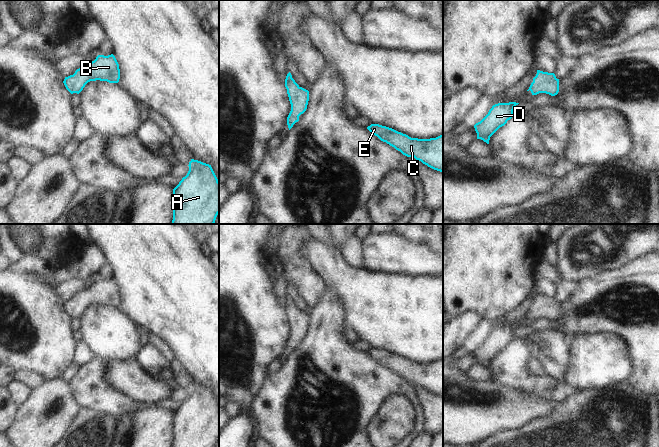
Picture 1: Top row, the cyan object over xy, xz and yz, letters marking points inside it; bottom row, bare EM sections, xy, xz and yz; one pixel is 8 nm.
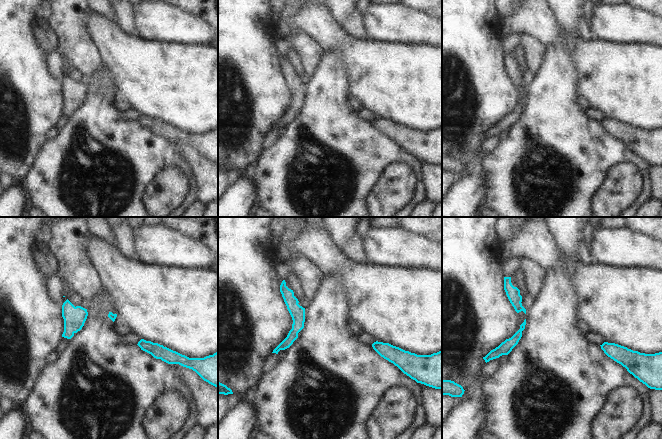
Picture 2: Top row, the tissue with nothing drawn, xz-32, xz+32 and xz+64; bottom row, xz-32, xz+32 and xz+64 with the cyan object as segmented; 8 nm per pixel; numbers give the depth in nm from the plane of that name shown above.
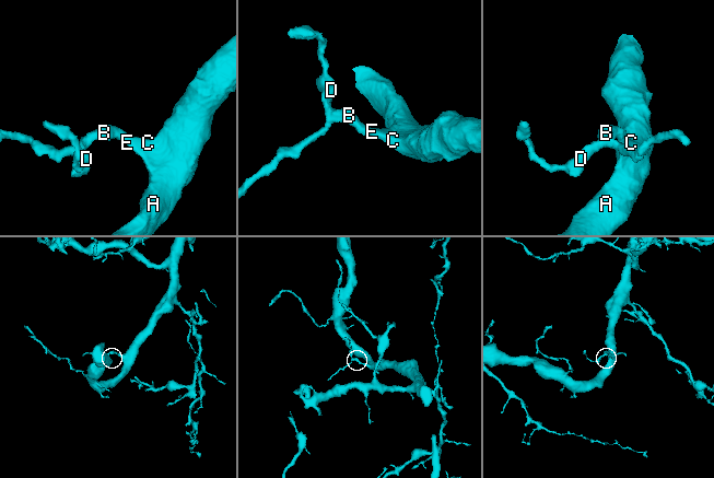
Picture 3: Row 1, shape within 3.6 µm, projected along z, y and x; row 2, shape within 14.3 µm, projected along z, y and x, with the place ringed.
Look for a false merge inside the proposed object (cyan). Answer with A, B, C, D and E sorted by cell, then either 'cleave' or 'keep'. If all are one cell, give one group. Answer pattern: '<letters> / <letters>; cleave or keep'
A B C D E; keep

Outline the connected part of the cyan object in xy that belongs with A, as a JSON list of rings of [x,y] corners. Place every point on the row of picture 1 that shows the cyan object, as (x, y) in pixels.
[[[191,159],[189,171],[173,189],[171,224],[214,224],[219,214],[219,181],[211,165]]]

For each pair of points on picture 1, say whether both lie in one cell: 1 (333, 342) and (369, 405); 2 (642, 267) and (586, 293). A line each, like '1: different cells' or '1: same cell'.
1: same cell
2: same cell

